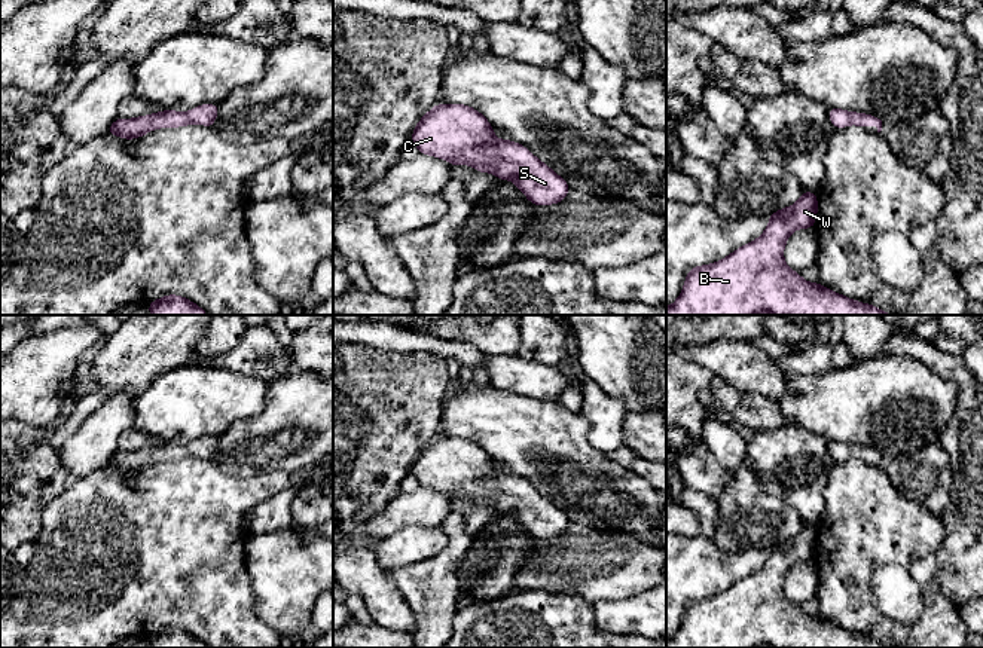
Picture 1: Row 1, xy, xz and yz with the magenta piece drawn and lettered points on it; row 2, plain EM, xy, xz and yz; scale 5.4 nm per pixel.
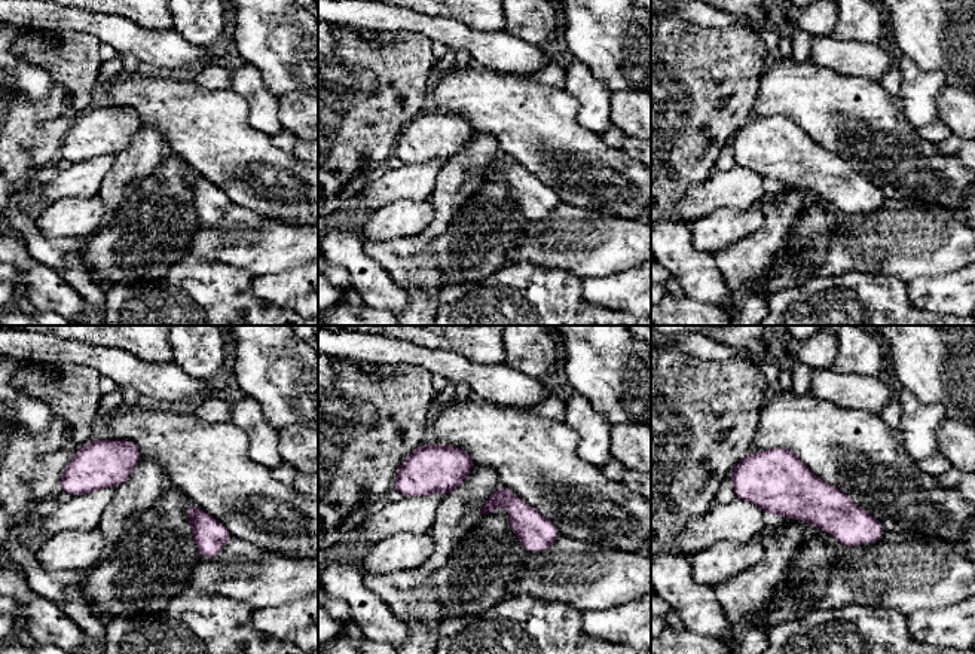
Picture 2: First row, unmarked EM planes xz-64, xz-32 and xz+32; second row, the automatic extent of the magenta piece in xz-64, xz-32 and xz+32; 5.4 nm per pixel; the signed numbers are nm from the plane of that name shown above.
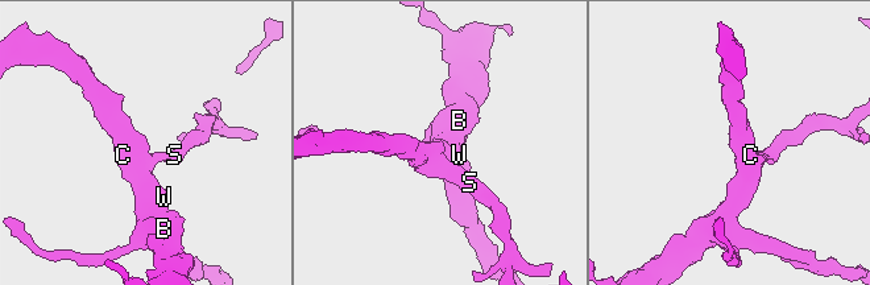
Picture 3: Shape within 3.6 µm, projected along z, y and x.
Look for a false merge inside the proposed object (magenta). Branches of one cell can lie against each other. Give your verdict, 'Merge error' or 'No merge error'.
No merge error

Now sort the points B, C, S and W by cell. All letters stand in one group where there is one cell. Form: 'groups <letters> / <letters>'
groups B C S W

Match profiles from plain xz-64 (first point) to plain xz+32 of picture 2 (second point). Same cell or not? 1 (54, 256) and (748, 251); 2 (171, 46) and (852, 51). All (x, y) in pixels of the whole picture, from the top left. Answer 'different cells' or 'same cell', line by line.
1: same cell
2: same cell

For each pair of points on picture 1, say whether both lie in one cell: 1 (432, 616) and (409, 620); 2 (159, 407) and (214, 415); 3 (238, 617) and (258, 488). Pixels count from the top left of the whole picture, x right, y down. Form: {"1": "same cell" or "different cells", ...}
{"1": "different cells", "2": "same cell", "3": "same cell"}

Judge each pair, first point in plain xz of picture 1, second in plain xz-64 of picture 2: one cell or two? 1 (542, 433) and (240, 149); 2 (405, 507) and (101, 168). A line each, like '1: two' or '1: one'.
1: one
2: one

